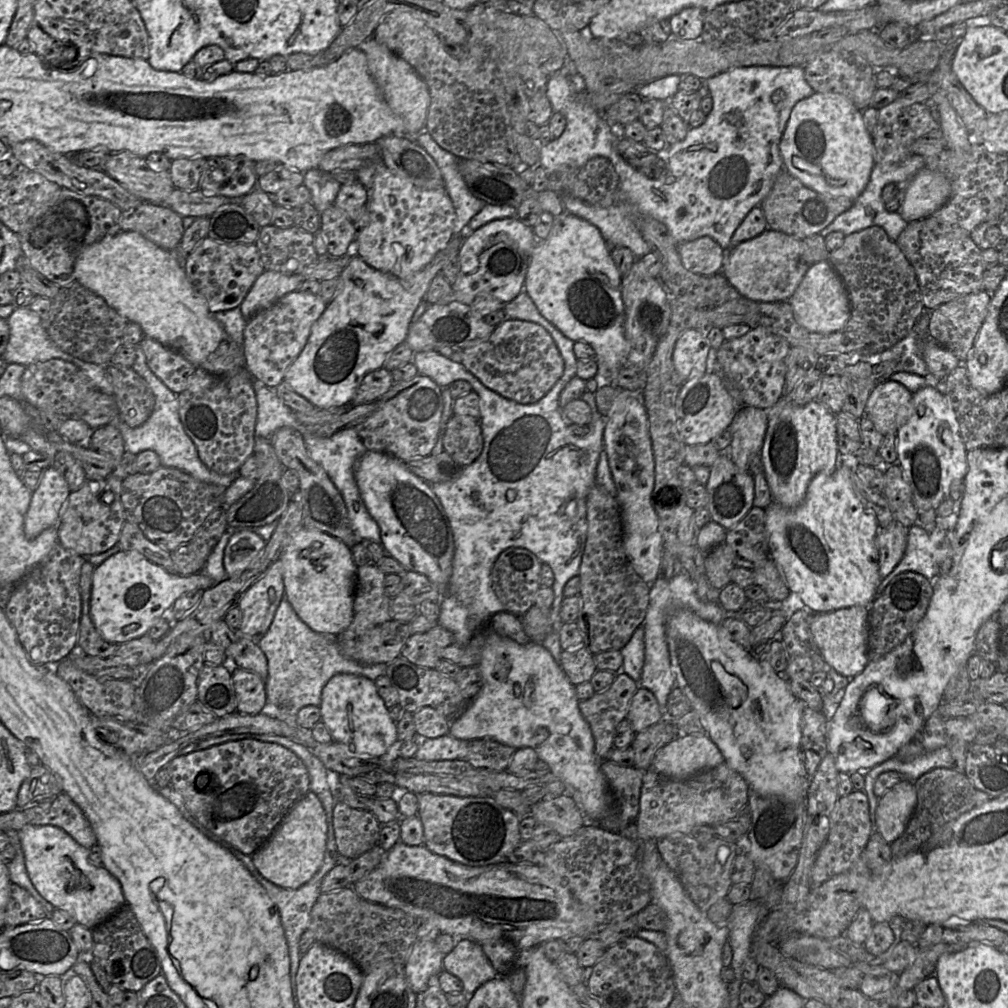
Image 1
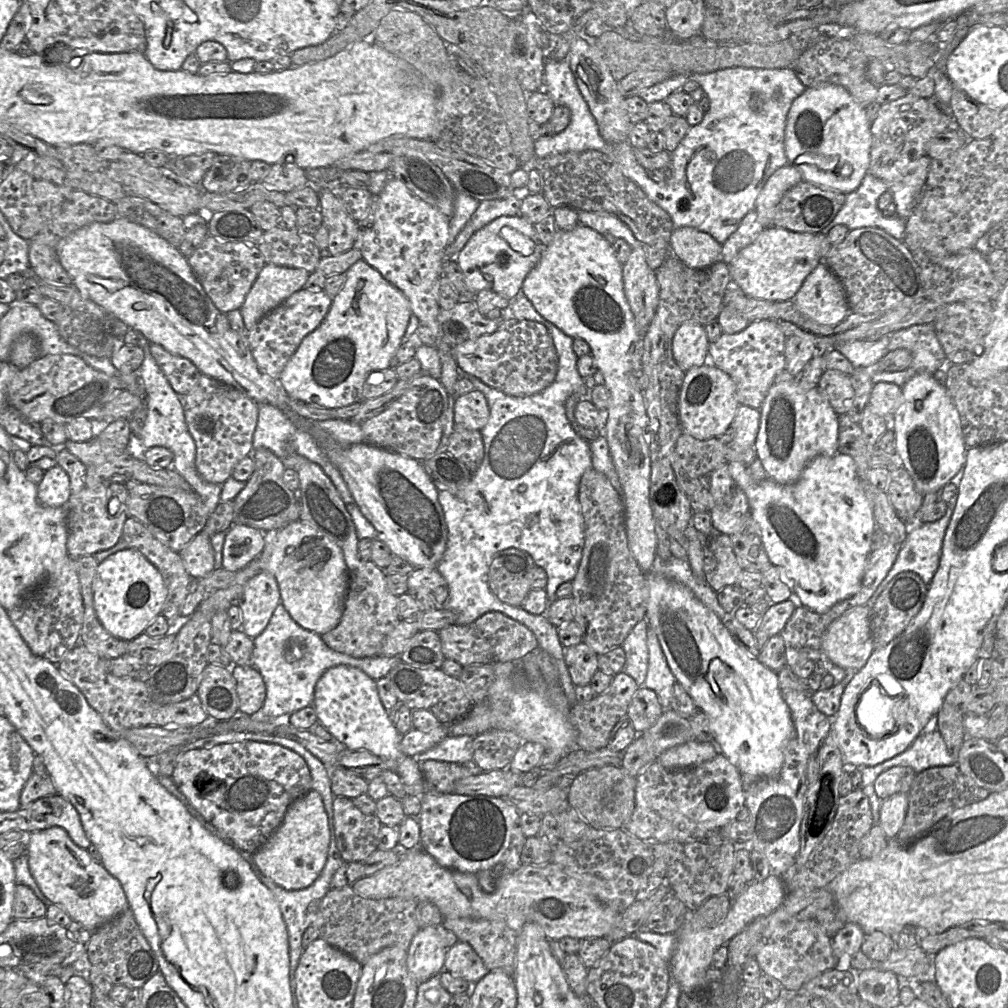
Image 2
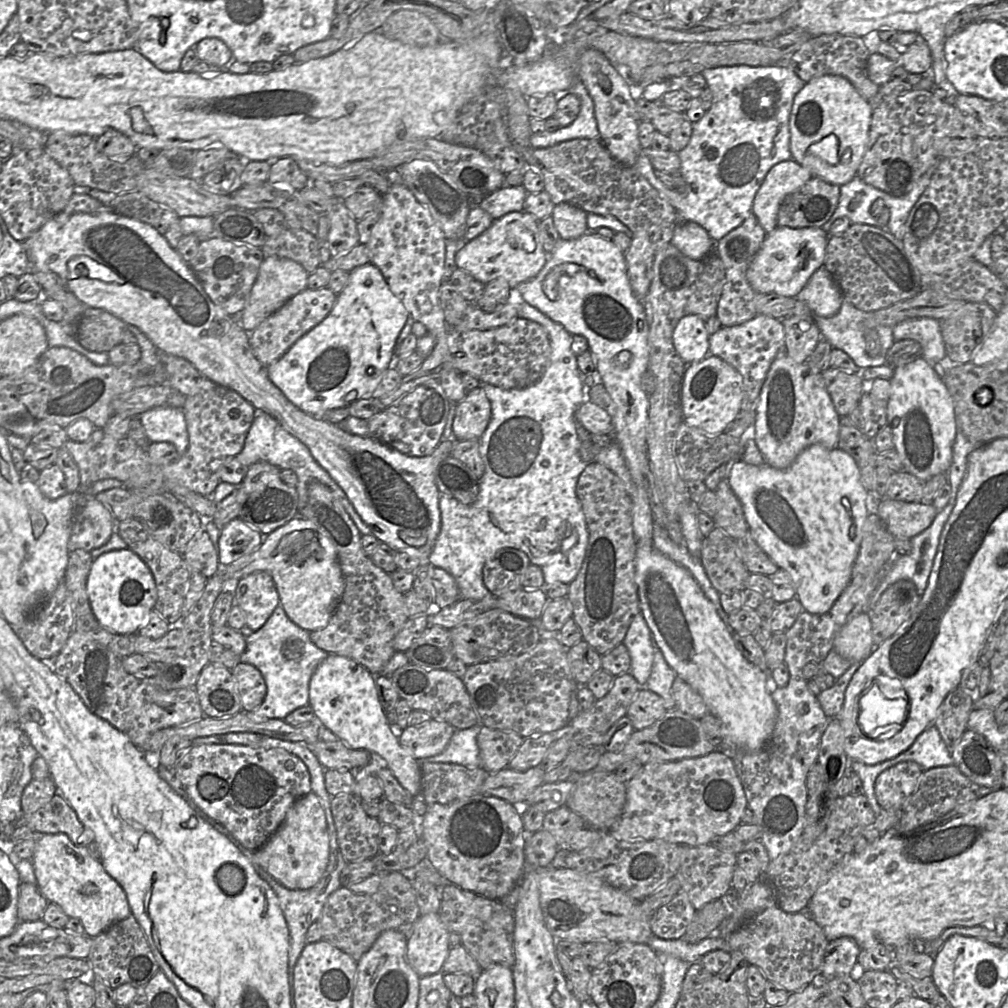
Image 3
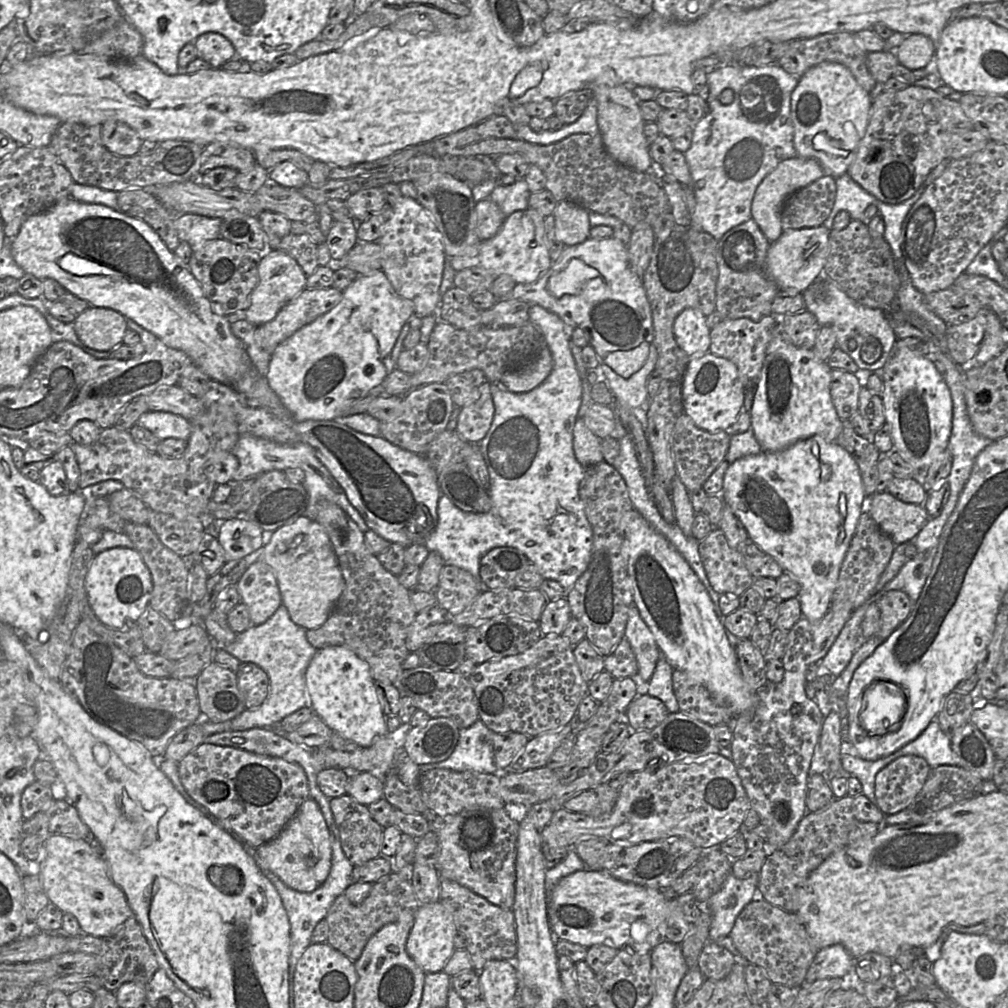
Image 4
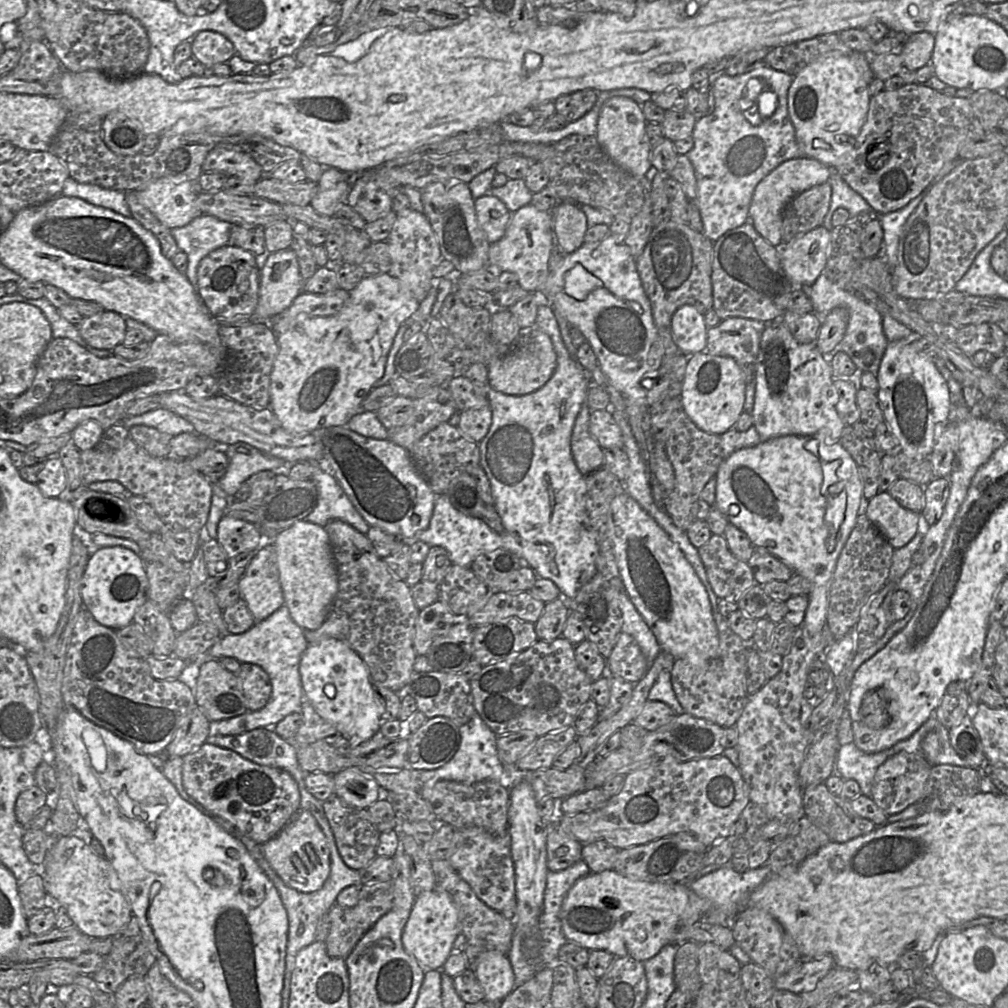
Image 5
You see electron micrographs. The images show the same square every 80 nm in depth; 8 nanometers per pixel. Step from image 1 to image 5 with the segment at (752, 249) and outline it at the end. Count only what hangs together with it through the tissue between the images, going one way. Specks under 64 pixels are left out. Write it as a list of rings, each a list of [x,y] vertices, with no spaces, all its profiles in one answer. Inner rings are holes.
[[[821,225],[790,242],[774,246],[778,248],[782,268],[794,286],[813,284],[823,273],[829,258],[830,242],[831,232]]]

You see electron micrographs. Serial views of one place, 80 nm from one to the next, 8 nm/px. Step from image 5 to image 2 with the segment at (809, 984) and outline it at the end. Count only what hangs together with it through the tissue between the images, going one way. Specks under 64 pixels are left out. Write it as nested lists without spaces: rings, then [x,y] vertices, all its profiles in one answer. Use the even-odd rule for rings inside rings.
[[[847,922],[831,937],[831,947],[838,959],[837,970],[848,970],[851,957],[860,950],[865,938],[862,928],[853,922]]]

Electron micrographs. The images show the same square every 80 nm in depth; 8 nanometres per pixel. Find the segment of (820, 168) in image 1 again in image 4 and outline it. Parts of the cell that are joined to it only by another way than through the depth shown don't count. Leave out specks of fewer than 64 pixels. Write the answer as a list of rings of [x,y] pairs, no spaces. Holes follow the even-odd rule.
[[[822,62],[800,78],[791,94],[794,147],[798,156],[815,159],[825,175],[838,177],[847,172],[870,117],[871,99],[850,70],[839,63]]]

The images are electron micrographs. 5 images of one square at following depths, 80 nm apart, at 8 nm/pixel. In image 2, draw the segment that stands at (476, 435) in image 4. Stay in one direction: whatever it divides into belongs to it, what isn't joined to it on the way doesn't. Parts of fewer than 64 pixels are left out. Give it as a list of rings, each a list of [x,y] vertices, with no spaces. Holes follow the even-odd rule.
[[[474,389],[455,398],[454,422],[469,430],[480,431],[489,418],[489,407],[485,396]]]

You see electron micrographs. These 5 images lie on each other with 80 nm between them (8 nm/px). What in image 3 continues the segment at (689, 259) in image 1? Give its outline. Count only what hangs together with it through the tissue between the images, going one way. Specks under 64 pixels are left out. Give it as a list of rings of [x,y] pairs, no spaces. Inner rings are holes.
[[[692,221],[677,223],[670,242],[685,256],[701,260],[715,249],[715,241],[699,224]]]

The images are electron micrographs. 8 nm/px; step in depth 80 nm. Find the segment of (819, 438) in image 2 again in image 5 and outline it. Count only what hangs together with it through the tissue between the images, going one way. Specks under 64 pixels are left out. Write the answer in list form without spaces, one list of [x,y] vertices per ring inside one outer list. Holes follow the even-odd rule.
[[[781,319],[767,322],[762,333],[755,387],[753,426],[761,440],[788,435],[811,436],[821,428],[828,428],[832,438],[840,439],[846,424],[836,410],[838,394],[829,357],[820,352],[816,342],[797,342]]]

